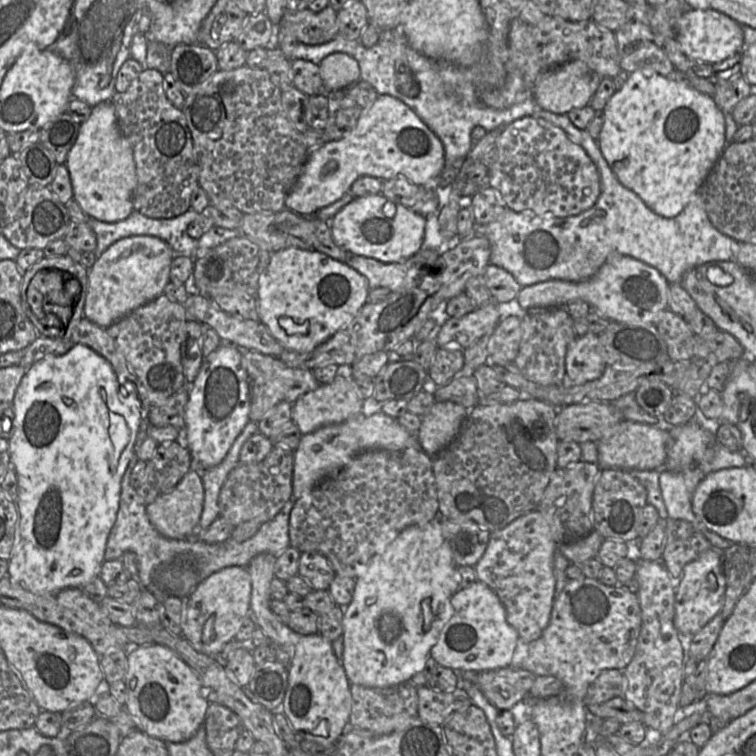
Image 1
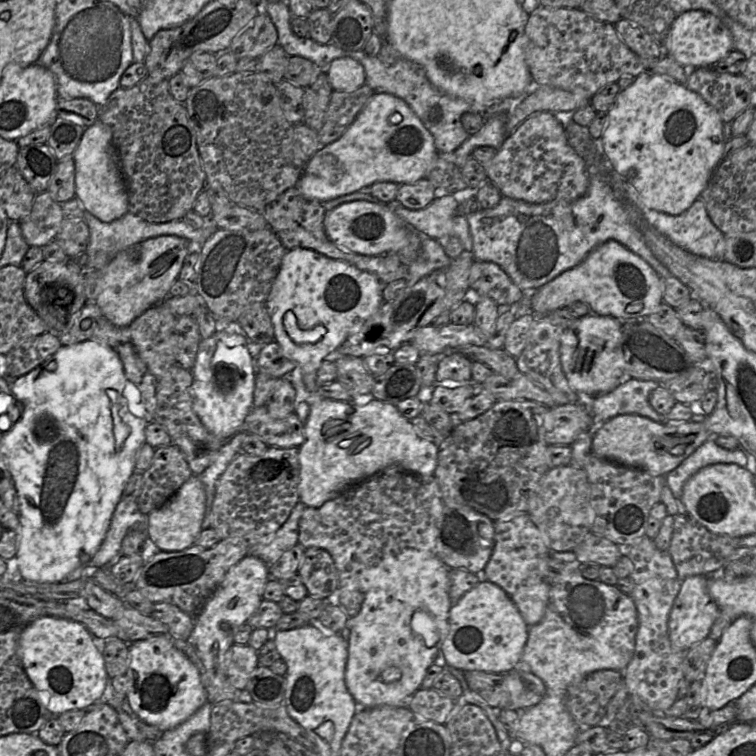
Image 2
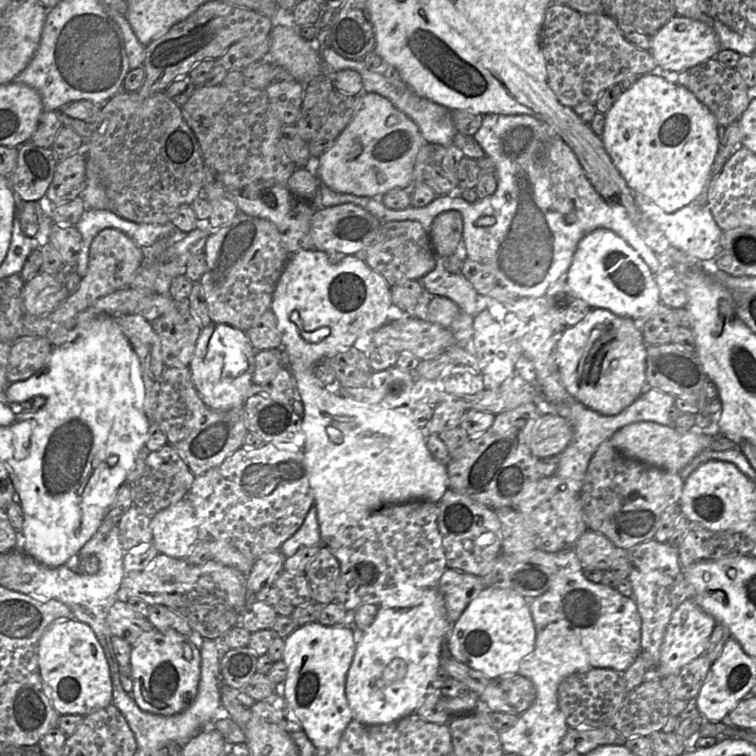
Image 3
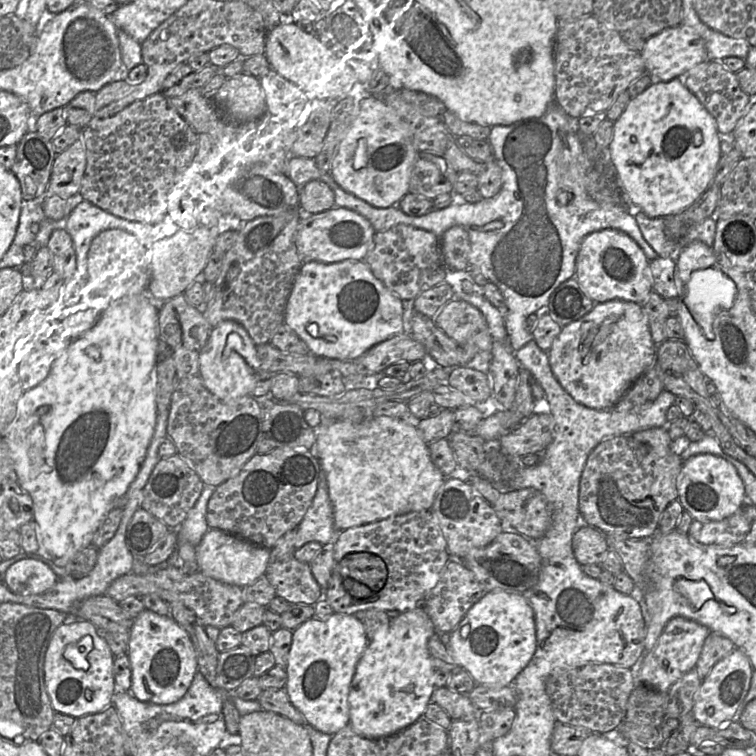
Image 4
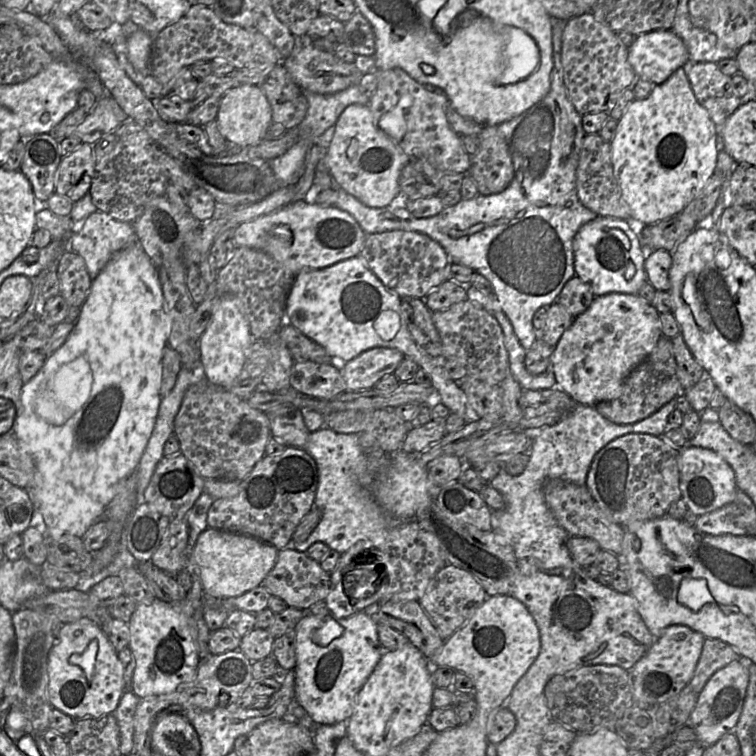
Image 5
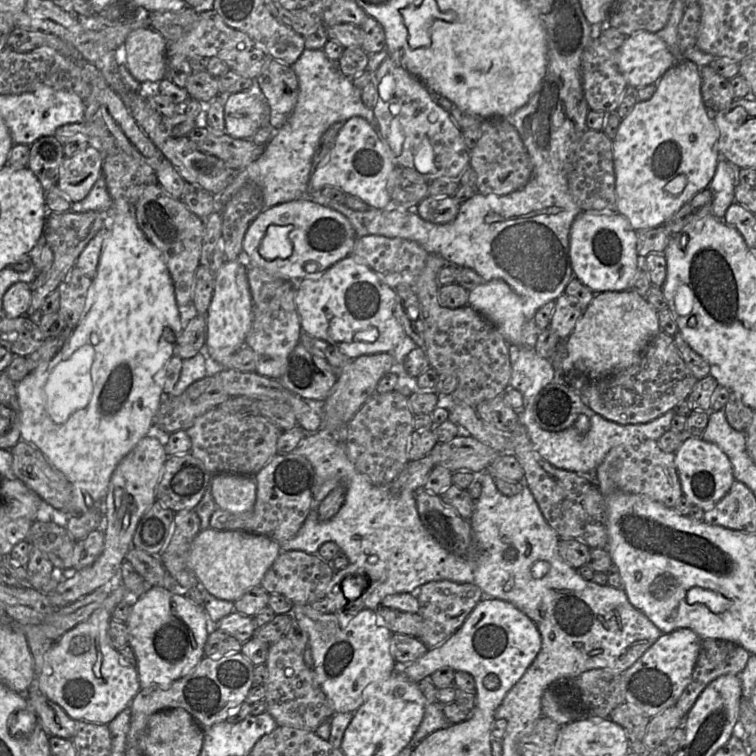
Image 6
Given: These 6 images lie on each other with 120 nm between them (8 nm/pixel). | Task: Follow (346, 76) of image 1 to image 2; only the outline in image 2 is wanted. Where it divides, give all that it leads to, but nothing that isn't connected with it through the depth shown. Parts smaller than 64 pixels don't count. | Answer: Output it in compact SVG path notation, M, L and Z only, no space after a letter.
M348 56L334 59L324 71L333 91L353 92L365 84L363 66Z

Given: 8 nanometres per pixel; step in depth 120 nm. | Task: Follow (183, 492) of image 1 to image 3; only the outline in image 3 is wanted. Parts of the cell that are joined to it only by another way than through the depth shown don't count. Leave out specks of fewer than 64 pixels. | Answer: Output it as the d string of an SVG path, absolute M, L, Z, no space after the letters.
M188 498L152 517L153 543L160 553L185 558L198 540L197 519Z

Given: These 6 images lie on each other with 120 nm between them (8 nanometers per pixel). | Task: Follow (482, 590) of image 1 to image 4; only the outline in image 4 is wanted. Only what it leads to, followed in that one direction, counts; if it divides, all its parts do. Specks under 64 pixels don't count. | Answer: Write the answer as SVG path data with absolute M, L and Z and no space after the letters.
M507 591L487 592L468 610L446 645L455 662L472 676L476 685L494 688L510 685L528 665L536 647L535 615L531 605L521 593Z

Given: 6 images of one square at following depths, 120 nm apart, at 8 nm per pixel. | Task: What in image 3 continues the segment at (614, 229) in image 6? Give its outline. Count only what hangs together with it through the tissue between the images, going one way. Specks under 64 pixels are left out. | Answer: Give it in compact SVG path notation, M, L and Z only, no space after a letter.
M607 229L595 230L581 239L564 281L590 308L606 309L633 320L648 316L660 302L654 273L631 246Z

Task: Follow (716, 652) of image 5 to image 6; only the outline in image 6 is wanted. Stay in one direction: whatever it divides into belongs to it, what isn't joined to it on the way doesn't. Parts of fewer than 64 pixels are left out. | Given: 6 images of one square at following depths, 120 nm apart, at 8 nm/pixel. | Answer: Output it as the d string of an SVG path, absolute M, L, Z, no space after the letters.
M704 639L693 673L675 706L686 717L707 685L725 674L739 675L750 653L740 645L722 639Z

